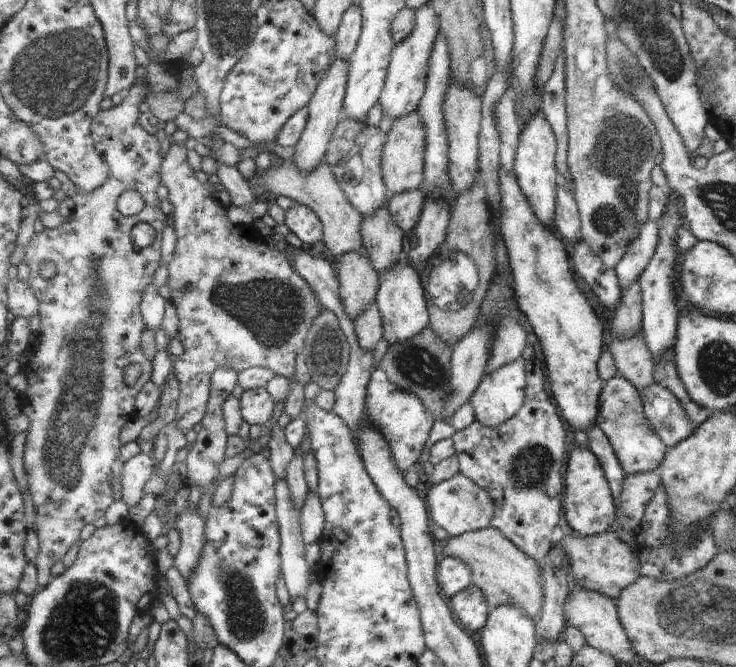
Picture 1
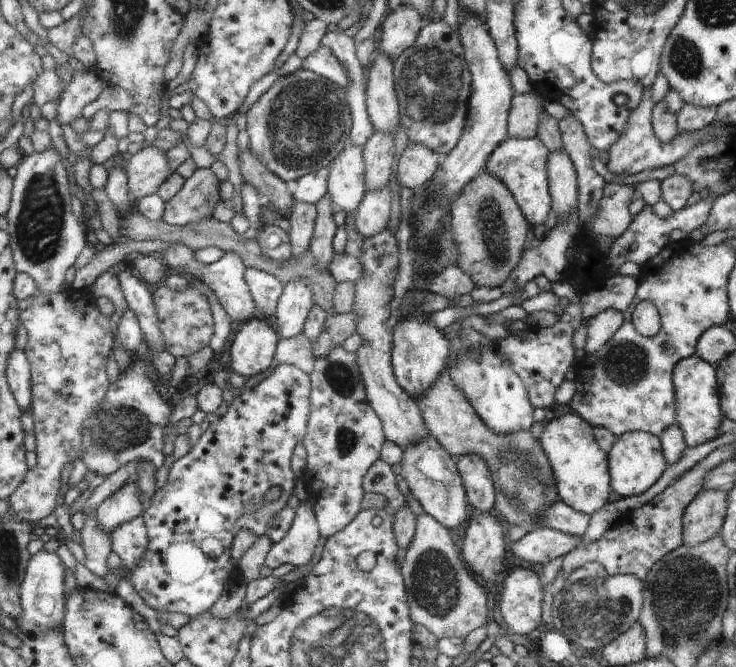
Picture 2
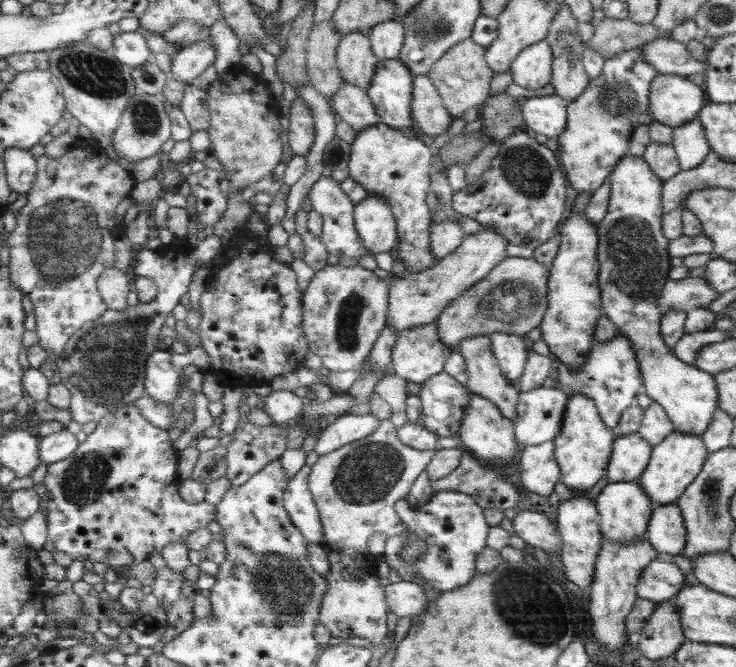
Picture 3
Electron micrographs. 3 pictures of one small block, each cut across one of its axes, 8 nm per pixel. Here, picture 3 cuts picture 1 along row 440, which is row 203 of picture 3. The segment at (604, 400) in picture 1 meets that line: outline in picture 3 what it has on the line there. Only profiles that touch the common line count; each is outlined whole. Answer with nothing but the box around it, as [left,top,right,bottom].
[595,153,718,437]

